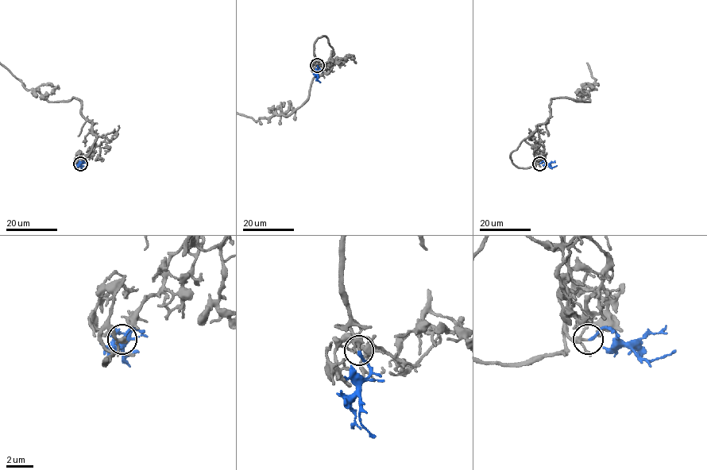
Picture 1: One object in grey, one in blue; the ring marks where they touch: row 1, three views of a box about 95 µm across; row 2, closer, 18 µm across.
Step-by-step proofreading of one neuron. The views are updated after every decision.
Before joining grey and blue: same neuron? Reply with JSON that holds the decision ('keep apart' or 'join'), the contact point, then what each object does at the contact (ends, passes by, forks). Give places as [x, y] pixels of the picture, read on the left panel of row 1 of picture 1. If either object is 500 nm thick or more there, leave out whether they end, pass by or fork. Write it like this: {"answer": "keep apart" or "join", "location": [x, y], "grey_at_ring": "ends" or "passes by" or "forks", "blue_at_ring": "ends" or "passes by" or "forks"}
{"answer": "join", "location": [80, 163], "grey_at_ring": "passes by", "blue_at_ring": "ends"}

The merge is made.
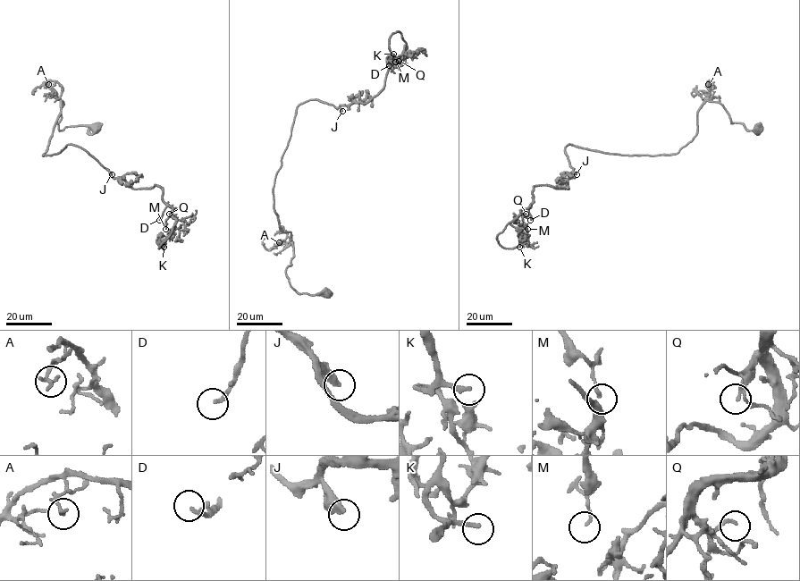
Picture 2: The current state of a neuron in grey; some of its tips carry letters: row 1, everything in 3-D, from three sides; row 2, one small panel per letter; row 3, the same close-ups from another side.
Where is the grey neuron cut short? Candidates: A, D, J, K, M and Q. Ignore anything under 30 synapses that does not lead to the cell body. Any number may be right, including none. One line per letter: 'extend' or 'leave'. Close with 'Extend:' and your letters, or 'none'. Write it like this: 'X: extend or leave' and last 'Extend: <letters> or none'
A: leave
D: extend
J: leave
K: extend
M: leave
Q: leave
Extend: D, K

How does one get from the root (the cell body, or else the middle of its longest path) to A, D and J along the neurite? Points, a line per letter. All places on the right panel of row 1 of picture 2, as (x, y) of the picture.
A: (758, 128), (747, 130), (742, 123), (732, 122), (720, 104), (707, 100), (708, 84)
D: (758, 128), (706, 100), (695, 136), (676, 154), (568, 145), (568, 189), (534, 185), (530, 220)
J: (758, 128), (732, 122), (720, 104), (706, 100), (695, 136), (677, 153), (568, 145), (576, 174)

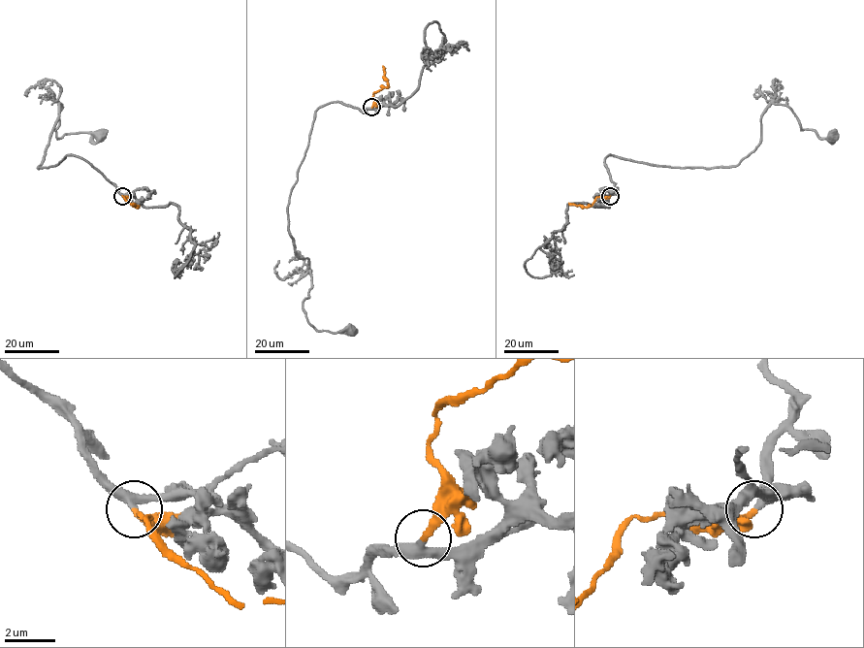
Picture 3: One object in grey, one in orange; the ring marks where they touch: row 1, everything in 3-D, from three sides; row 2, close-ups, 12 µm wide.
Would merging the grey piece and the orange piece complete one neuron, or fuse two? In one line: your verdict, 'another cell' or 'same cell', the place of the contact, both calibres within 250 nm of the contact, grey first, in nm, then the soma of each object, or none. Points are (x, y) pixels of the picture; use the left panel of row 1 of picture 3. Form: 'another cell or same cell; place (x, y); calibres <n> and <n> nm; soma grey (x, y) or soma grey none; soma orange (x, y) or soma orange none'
same cell; place (122, 196); calibres 300 and 260 nm; soma grey (99, 136); soma orange none

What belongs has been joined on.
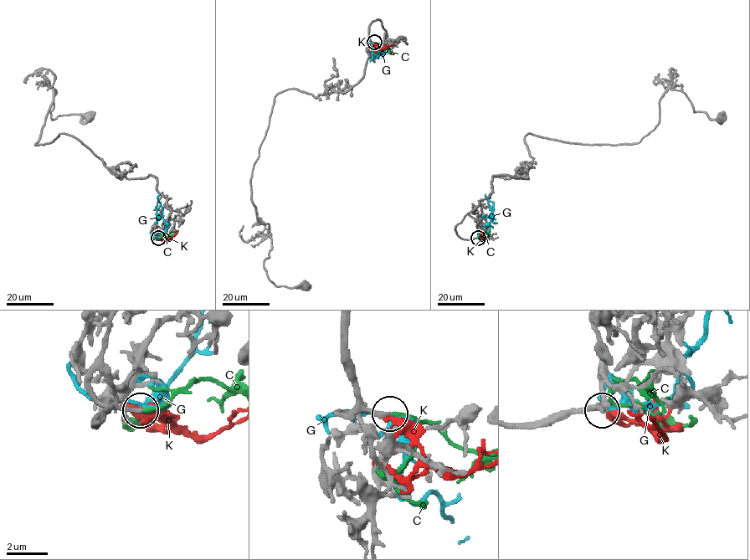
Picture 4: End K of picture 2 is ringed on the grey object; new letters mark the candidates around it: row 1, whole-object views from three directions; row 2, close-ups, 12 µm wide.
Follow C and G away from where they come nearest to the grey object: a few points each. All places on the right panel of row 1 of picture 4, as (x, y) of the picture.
C: (478, 238), (481, 234), (487, 235), (490, 230)
G: (478, 237), (488, 234), (493, 205), (489, 217), (480, 215)

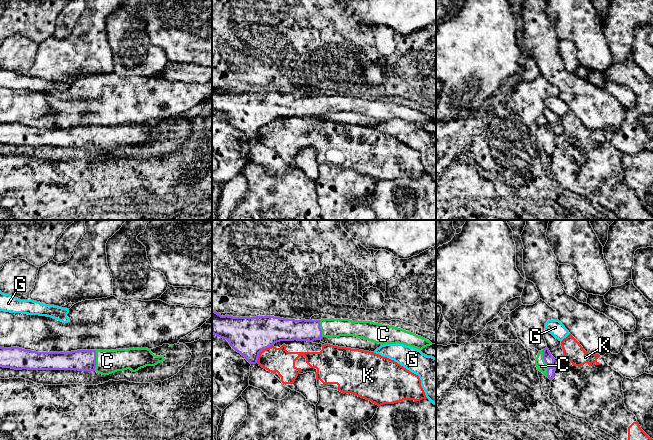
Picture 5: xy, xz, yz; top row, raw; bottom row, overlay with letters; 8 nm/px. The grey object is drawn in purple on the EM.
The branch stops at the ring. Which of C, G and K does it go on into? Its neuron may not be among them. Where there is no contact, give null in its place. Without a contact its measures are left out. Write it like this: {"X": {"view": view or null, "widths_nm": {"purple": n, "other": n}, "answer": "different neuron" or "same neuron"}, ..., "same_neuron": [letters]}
{"C": {"view": "yz", "widths_nm": {"purple": 80, "other": 80}, "answer": "same neuron"}, "G": {"view": null, "answer": "different neuron"}, "K": {"view": "xz", "widths_nm": {"purple": 300, "other": 200}, "answer": "different neuron"}, "same_neuron": ["C"]}

